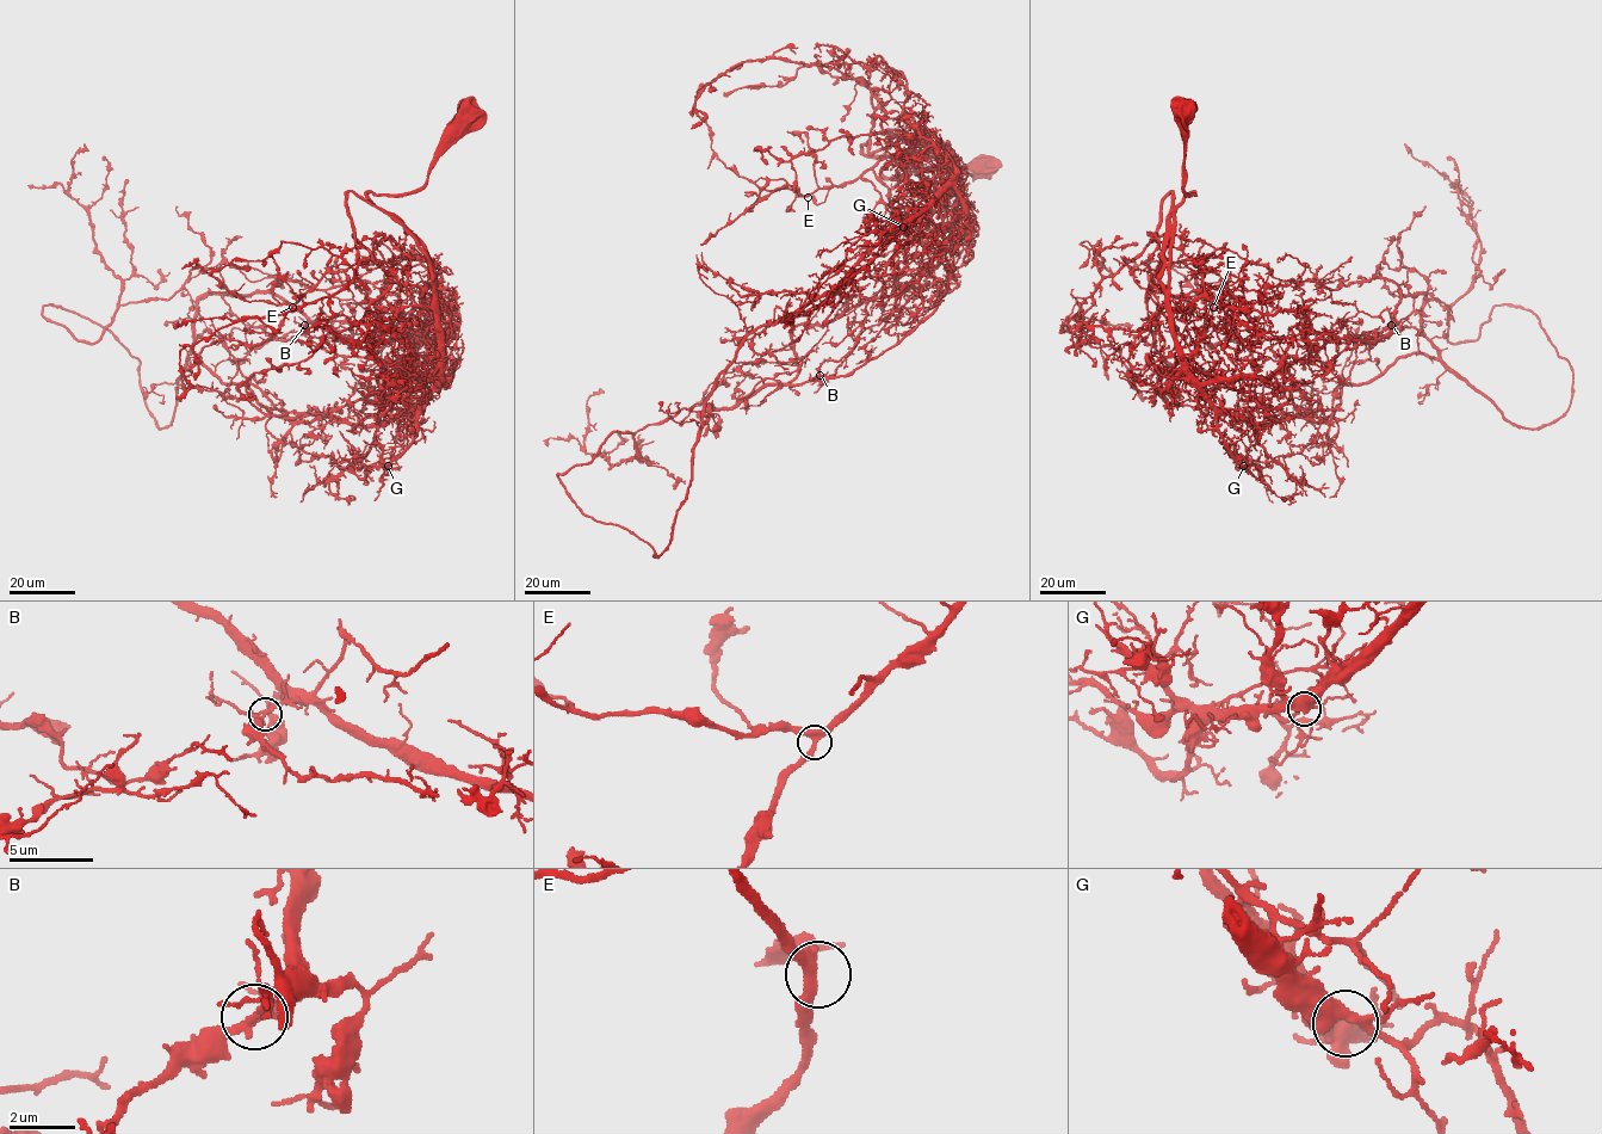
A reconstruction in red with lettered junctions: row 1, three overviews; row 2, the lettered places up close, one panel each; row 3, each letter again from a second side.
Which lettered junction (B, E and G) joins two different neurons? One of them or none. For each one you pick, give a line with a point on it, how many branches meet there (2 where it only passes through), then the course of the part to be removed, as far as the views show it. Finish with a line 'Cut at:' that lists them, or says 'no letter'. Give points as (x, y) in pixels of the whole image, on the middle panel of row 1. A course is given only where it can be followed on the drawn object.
B: (820, 375) | 4 | (821, 375), (709, 406), (703, 420), (748, 334), (929, 247), (944, 225), (940, 143), (913, 100)
Cut at: B

